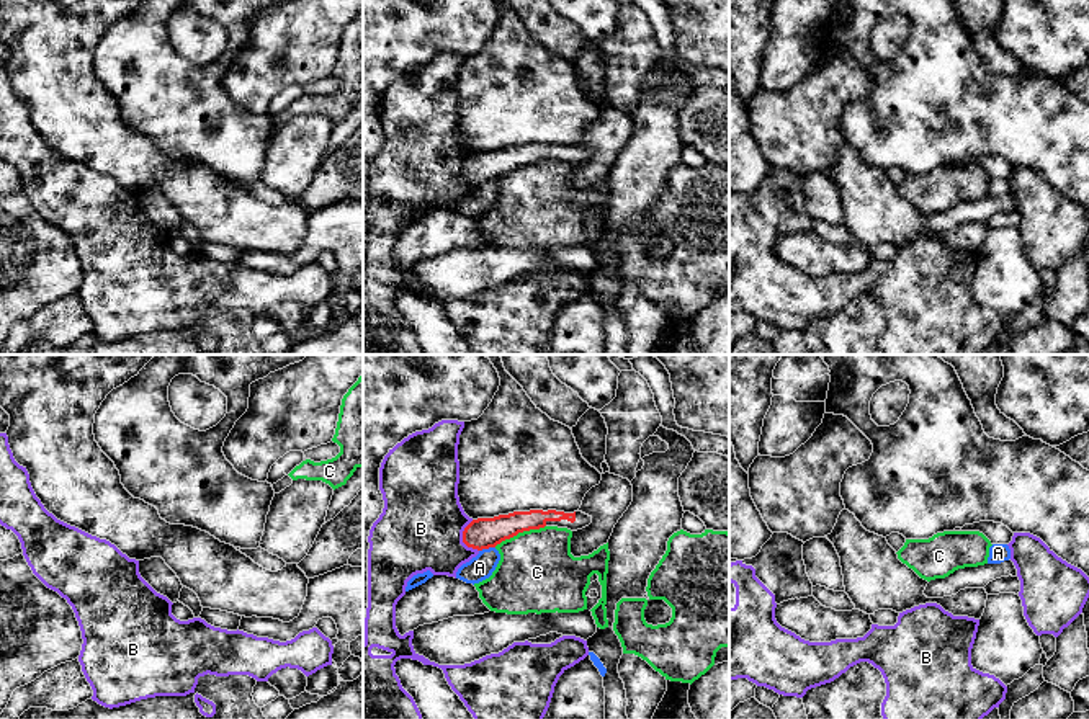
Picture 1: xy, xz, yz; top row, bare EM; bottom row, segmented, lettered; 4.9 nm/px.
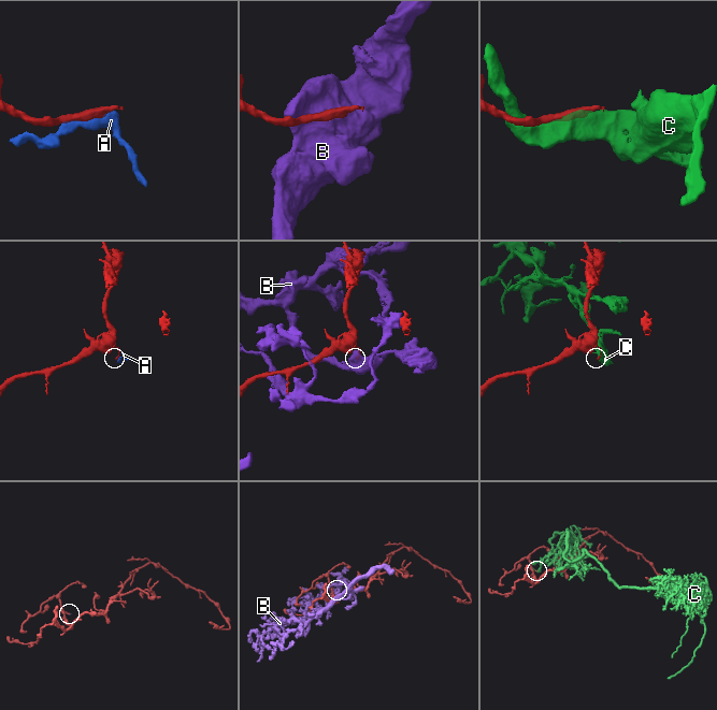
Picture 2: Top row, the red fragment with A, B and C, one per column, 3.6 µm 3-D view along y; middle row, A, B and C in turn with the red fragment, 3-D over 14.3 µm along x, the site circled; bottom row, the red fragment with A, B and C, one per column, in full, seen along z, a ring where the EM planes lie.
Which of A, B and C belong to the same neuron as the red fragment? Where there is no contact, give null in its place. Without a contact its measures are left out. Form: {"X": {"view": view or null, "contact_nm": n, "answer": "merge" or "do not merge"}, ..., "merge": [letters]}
{"A": {"view": "xz", "contact_nm": 80, "answer": "do not merge"}, "B": {"view": "xz", "contact_nm": 160, "answer": "do not merge"}, "C": {"view": "xz", "contact_nm": 280, "answer": "do not merge"}, "merge": []}

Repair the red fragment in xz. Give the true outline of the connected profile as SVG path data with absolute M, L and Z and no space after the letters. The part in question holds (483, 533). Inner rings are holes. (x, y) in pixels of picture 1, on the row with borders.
M556 510L513 511L494 518L473 520L463 531L463 543L468 547L482 551L495 547L502 541L510 539L523 531L540 529L544 526L558 526L577 531L589 526L590 523L592 516L582 511L574 513L564 513Z

